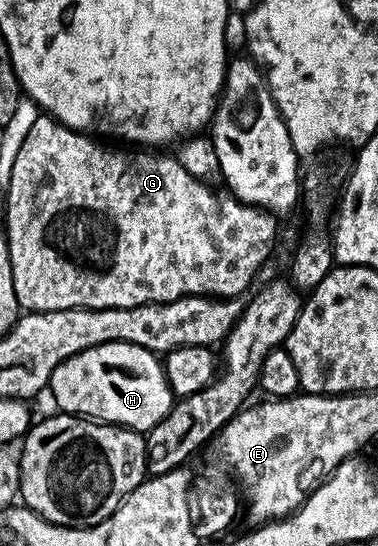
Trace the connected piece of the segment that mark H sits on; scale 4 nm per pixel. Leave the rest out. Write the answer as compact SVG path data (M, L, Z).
M122 341L103 343L71 355L71 359L55 367L47 389L53 392L60 412L124 425L142 435L148 434L171 411L175 400L162 358L150 349Z

